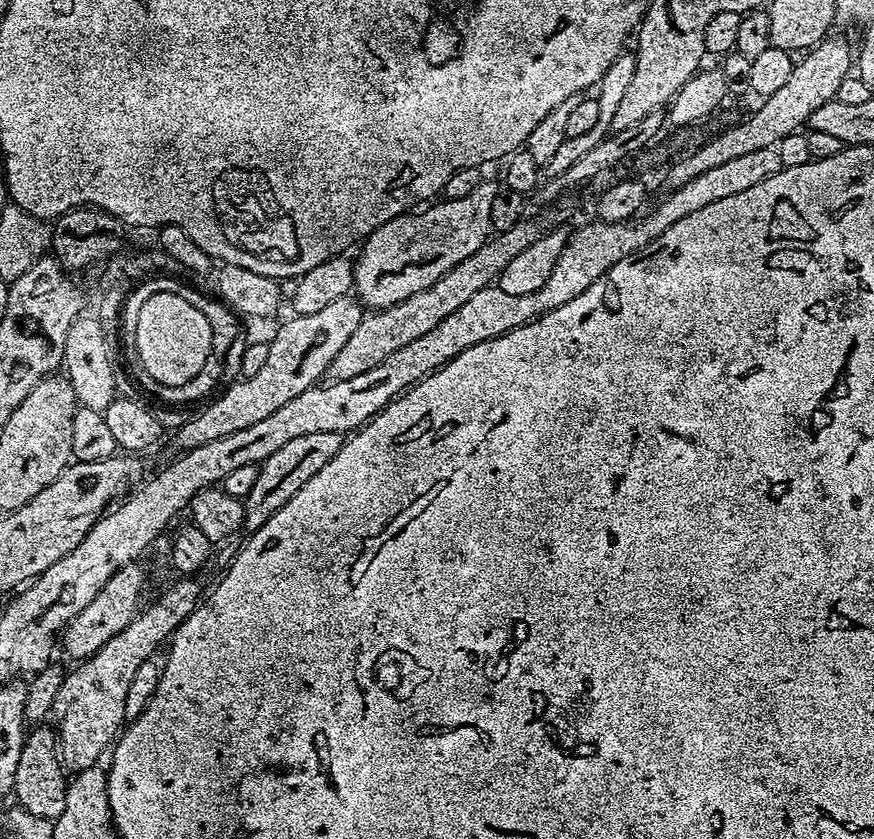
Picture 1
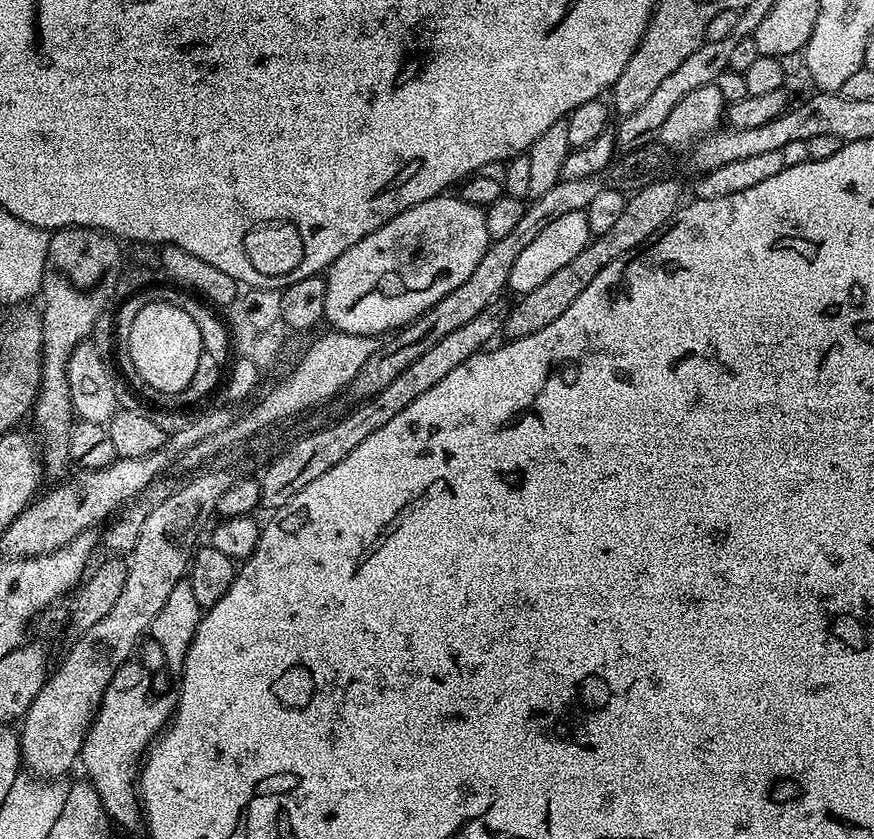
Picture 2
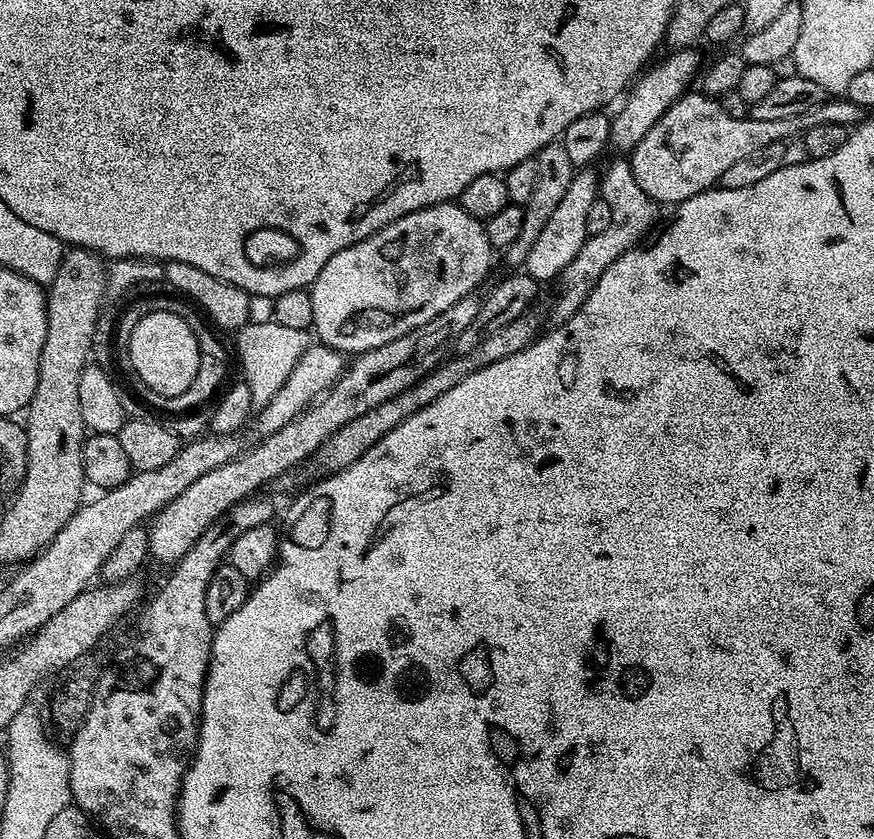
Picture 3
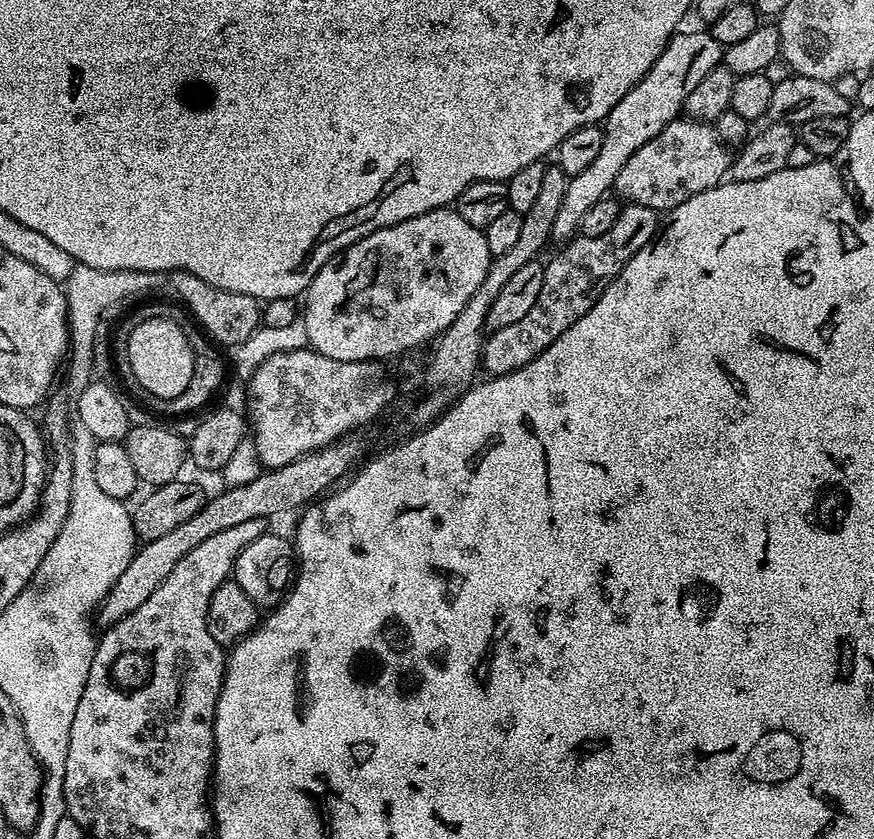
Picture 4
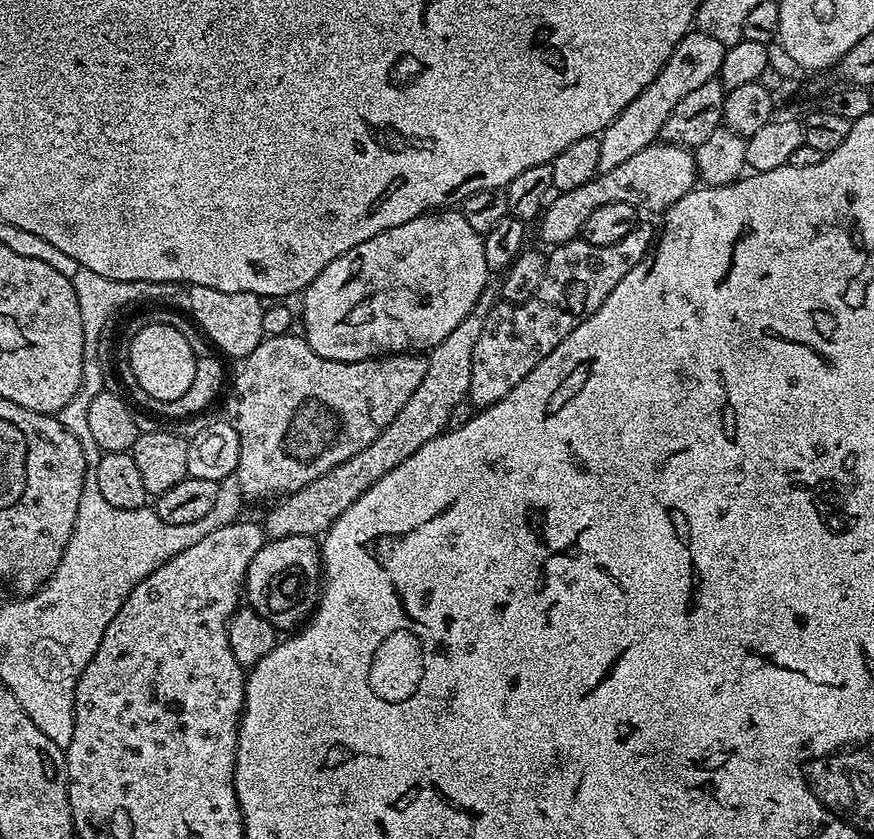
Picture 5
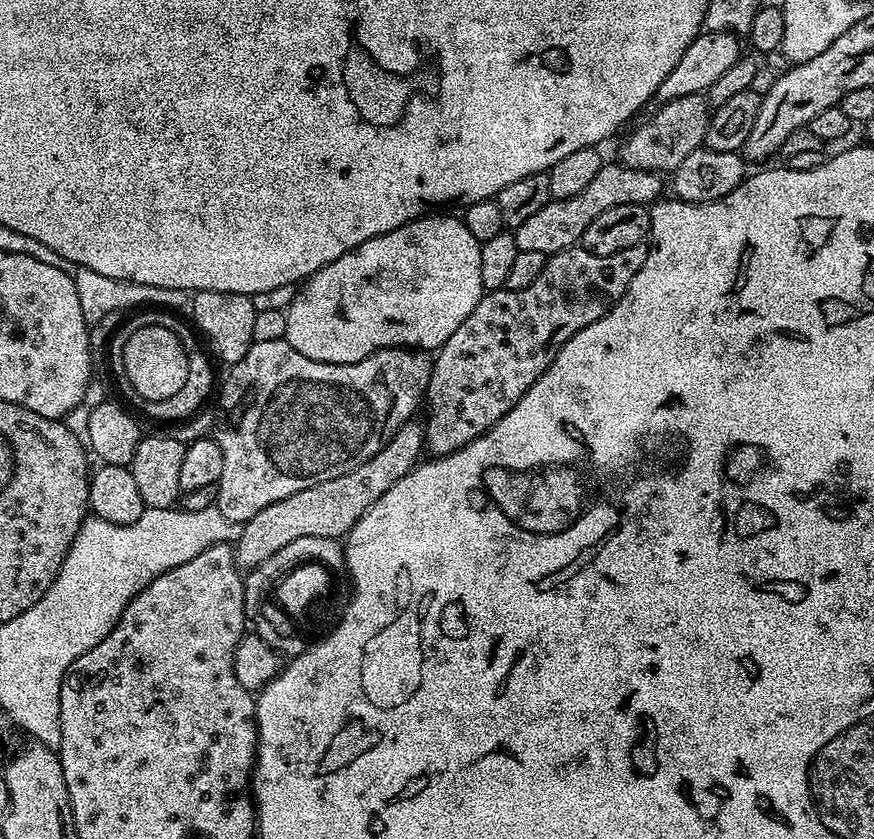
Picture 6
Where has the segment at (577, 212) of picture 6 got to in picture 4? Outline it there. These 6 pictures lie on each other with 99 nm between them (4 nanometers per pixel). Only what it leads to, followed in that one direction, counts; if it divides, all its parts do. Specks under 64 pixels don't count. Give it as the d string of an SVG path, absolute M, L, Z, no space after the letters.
M691 118L671 120L662 130L662 134L654 134L646 146L634 150L630 154L630 162L618 170L615 195L621 201L638 206L650 206L658 214L667 214L674 206L686 202L686 198L694 198L694 194L702 194L702 190L710 190L718 186L729 175L733 153L729 145L720 139L718 132L711 123Z

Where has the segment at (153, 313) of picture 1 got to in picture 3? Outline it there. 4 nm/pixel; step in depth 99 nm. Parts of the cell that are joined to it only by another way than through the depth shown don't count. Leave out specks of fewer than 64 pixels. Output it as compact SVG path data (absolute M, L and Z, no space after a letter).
M154 312L142 318L134 326L129 338L130 362L142 382L154 390L154 394L177 396L182 394L194 381L202 353L194 331L177 314Z

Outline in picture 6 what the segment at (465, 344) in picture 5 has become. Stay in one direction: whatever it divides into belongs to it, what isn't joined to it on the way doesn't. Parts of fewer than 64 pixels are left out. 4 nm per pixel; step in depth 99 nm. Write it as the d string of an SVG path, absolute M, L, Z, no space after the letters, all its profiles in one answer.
M416 418L407 420L398 430L398 434L394 434L394 438L390 438L390 442L386 446L382 446L382 450L378 450L378 454L374 454L374 458L370 458L362 466L350 470L350 474L342 474L342 478L330 478L330 482L318 482L318 486L310 486L306 490L298 490L298 494L290 494L290 498L282 498L282 502L274 502L274 506L266 506L266 510L254 514L254 518L247 520L241 527L240 538L234 544L237 568L241 570L255 568L256 565L269 560L274 554L278 554L278 550L282 550L282 546L294 542L294 538L335 540L347 537L350 529L358 522L358 518L362 518L362 514L366 514L366 510L370 510L370 506L374 506L374 502L378 502L378 498L382 498L382 494L386 494L386 490L390 490L390 486L394 486L394 482L398 482L398 478L402 478L421 463L420 451L423 453L426 445L424 424L418 421L419 419Z

